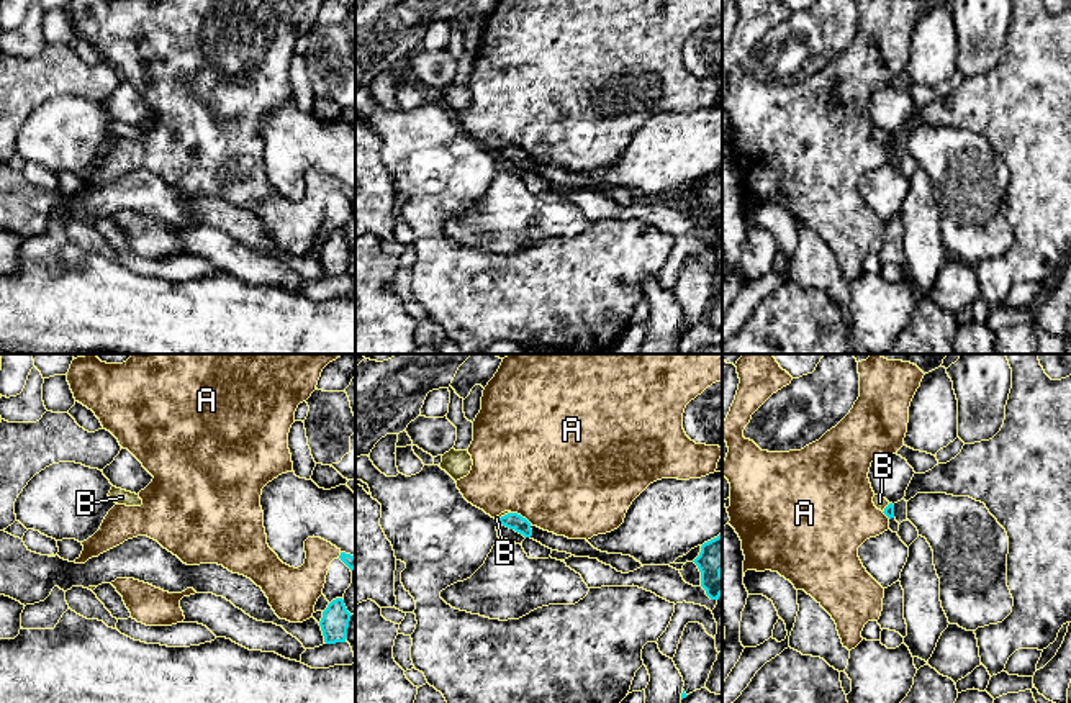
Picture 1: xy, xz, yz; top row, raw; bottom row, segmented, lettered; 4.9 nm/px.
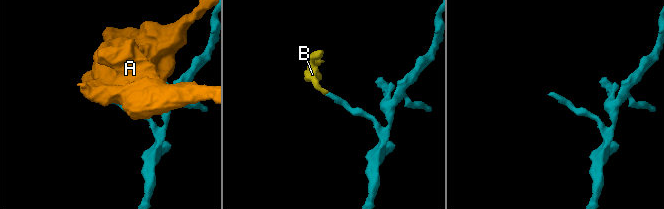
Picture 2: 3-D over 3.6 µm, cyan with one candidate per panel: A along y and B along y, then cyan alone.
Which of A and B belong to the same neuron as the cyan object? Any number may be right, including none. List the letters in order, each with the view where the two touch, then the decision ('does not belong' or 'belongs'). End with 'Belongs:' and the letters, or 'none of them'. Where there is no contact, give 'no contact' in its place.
A: contact in xz; does not belong
B: contact in xz; belongs
Belongs: B

